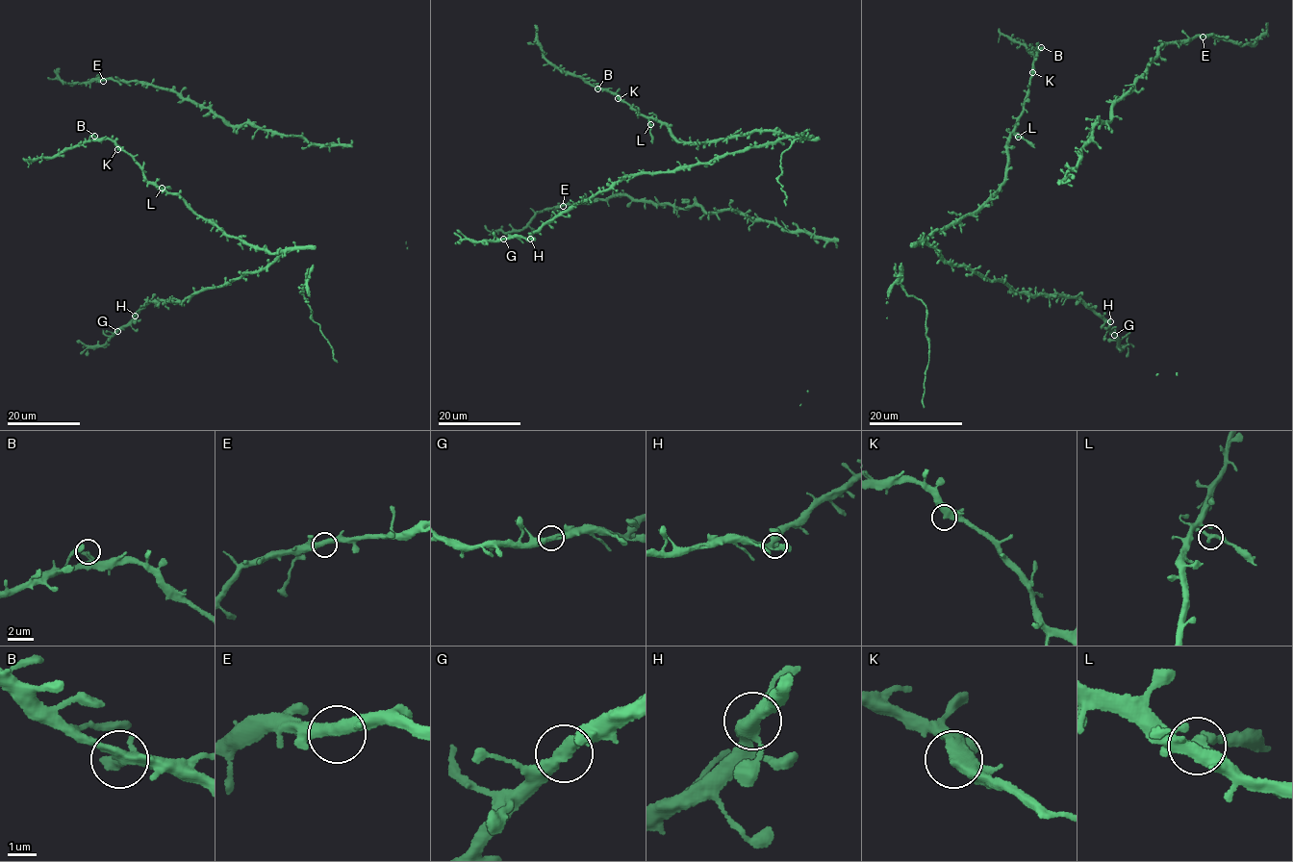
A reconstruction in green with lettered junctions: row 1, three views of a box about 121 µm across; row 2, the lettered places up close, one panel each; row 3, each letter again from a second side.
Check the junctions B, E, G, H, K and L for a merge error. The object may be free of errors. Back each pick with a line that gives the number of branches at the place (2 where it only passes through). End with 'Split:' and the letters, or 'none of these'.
Split: none of these

